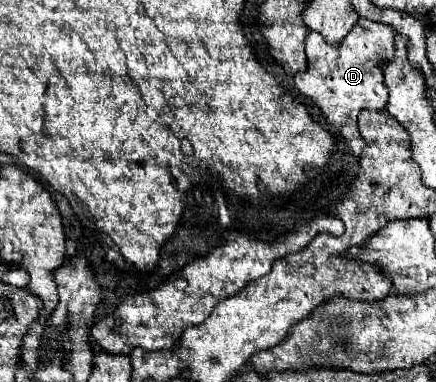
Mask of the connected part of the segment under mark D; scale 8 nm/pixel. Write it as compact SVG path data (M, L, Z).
M359 18L351 34L347 34L339 46L331 46L319 32L307 34L307 70L295 74L295 88L311 98L325 118L341 132L351 156L361 158L365 142L357 128L357 116L361 110L383 110L389 94L383 78L383 62L395 56L395 30L393 26Z

